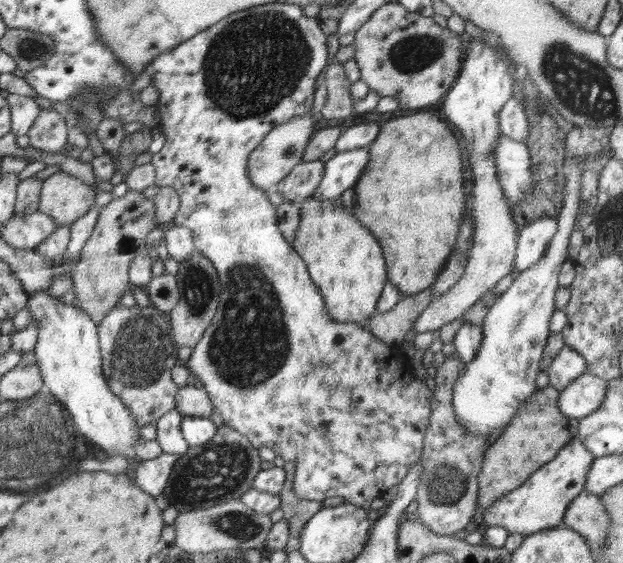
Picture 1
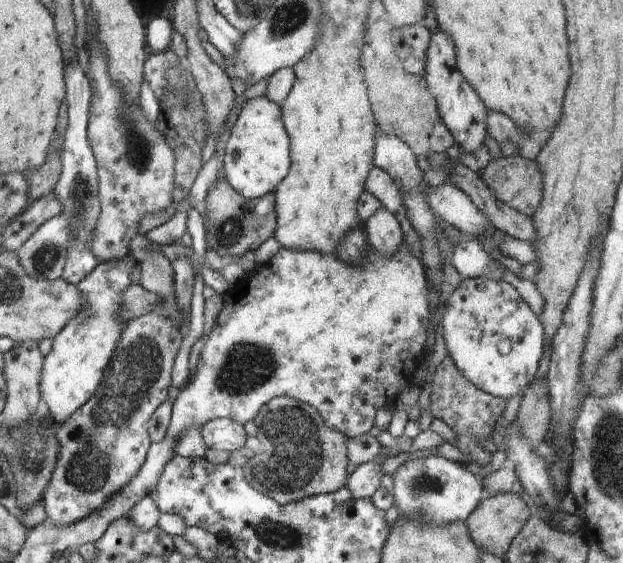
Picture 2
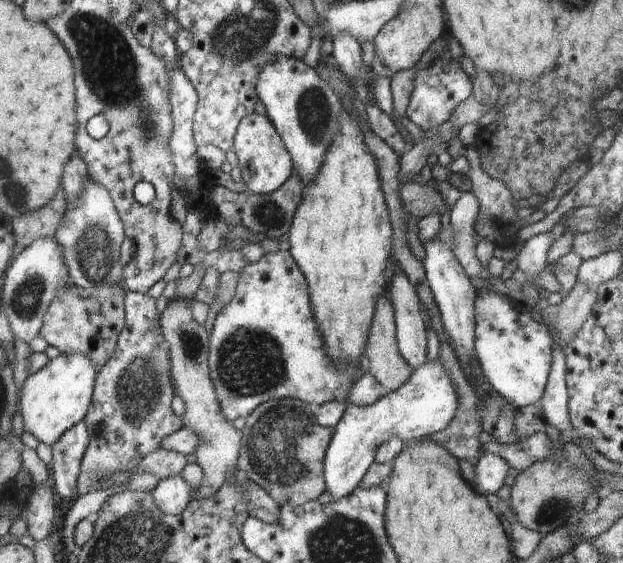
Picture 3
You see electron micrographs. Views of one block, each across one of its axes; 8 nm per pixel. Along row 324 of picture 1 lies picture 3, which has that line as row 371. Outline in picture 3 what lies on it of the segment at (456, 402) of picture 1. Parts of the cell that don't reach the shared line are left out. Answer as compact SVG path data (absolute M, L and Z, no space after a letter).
M475 291L475 348L483 376L515 409L534 406L542 400L551 370L552 337L545 323L536 322L528 310L512 306L511 298L489 292Z

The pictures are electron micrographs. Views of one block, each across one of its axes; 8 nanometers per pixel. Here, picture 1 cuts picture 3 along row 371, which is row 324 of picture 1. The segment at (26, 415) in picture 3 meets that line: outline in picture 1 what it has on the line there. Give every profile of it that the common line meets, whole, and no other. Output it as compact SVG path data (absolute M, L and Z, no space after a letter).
M46 290L30 294L27 302L32 311L33 321L39 322L38 341L33 349L36 356L36 365L40 367L40 374L46 390L50 391L65 406L71 415L77 432L84 434L94 445L100 446L107 456L120 454L126 460L138 458L138 460L152 460L163 453L158 441L146 440L140 435L136 419L132 417L130 409L112 393L102 372L102 356L99 346L97 325L78 309L74 303L71 306L61 303L54 296L48 294Z

